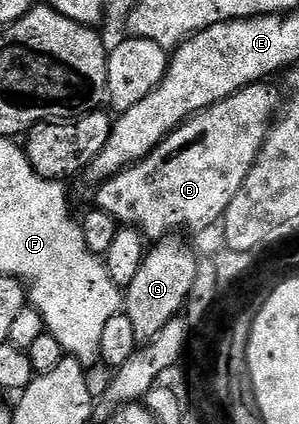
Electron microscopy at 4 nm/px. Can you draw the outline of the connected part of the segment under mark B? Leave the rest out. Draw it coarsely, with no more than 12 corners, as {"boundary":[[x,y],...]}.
{"boundary":[[247,86],[98,183],[147,240],[222,219],[279,94]]}

